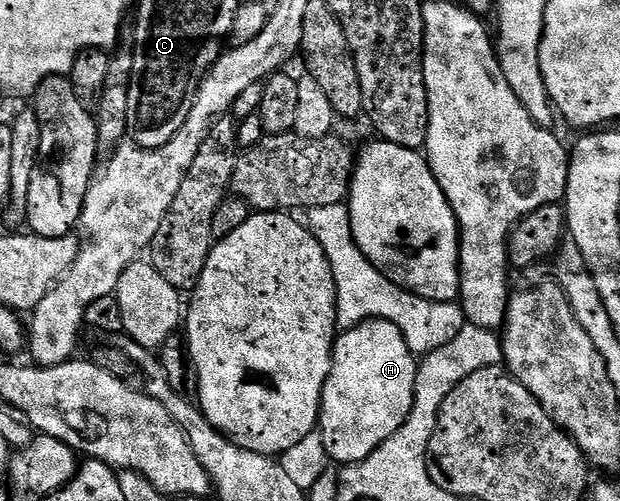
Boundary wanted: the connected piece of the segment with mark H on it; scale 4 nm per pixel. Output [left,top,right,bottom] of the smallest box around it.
[317,319,417,466]

